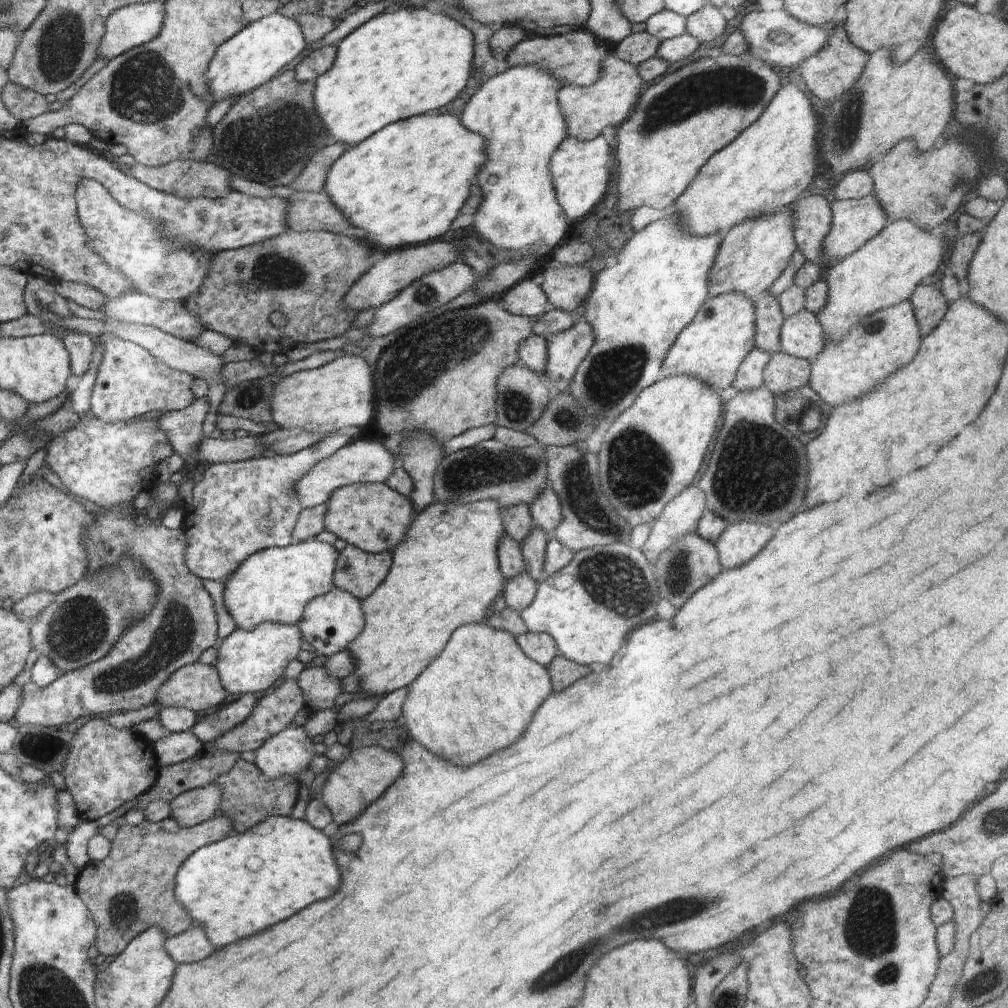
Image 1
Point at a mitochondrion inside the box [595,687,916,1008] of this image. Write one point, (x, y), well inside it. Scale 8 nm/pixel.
(870, 930)

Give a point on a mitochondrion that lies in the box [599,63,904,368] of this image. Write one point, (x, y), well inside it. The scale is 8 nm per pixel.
(848, 120)

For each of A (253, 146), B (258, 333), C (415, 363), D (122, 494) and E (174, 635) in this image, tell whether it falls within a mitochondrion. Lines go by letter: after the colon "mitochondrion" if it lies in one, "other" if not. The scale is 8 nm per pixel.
A: mitochondrion
B: other
C: mitochondrion
D: other
E: mitochondrion

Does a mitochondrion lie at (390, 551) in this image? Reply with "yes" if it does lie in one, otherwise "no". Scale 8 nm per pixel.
no

